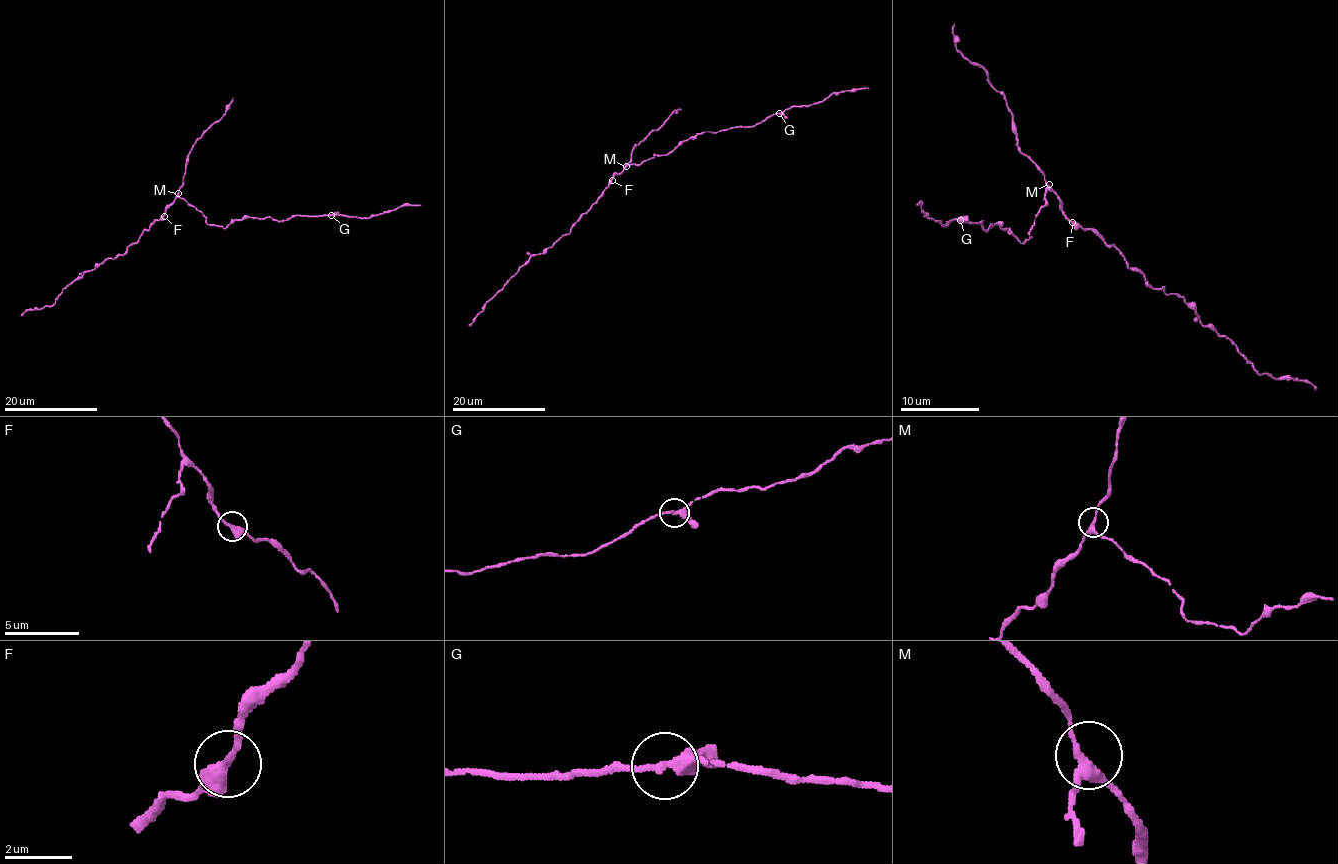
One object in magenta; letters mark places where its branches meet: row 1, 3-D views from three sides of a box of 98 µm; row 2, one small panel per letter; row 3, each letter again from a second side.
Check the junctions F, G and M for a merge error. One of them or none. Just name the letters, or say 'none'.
none

